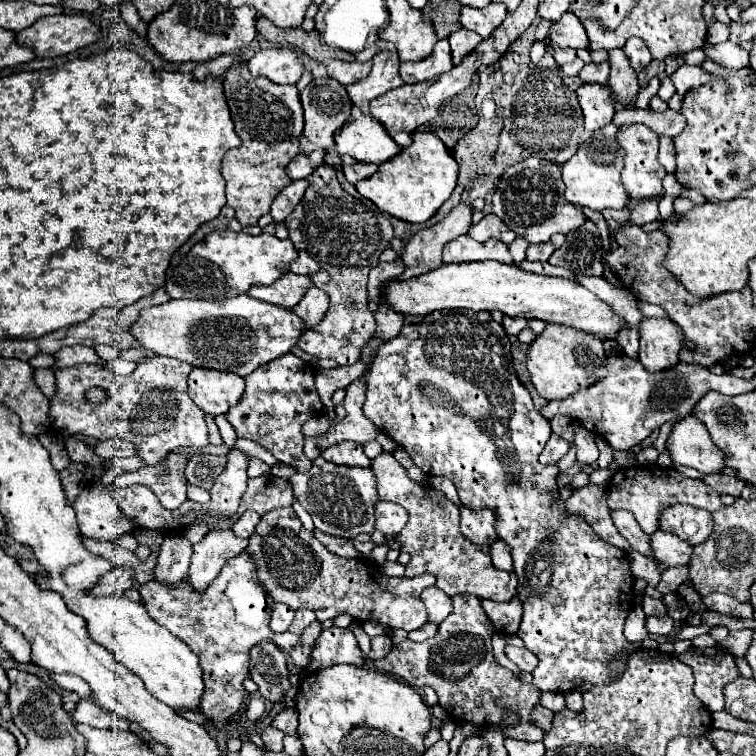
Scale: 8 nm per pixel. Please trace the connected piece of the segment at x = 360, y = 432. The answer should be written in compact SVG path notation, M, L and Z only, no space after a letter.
M355 380L353 384L347 386L345 390L345 400L339 404L337 416L331 420L331 428L321 434L321 436L311 436L305 438L305 456L309 460L315 460L327 446L343 442L343 440L353 440L359 444L365 444L369 440L375 440L379 430L375 424L363 414L363 380Z

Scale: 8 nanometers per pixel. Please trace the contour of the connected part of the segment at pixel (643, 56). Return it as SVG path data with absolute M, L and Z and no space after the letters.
M629 38L625 48L623 48L631 60L631 66L639 72L641 68L645 68L651 62L651 52L647 48L647 44L639 38Z

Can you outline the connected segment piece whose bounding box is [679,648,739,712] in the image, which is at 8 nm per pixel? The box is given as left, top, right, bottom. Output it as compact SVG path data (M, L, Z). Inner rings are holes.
M691 648L679 656L681 662L689 664L695 674L695 696L711 710L723 710L723 686L739 676L735 660L729 652L719 648L701 652Z

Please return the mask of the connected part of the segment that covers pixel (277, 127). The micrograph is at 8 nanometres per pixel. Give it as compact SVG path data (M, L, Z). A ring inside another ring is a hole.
M237 62L223 74L223 88L235 132L241 138L241 146L229 150L221 162L221 172L227 182L227 204L235 210L243 226L257 224L261 216L269 214L277 192L291 184L285 166L301 152L299 134L303 132L303 106L295 84L271 84L271 80L263 76L253 76L247 62Z

